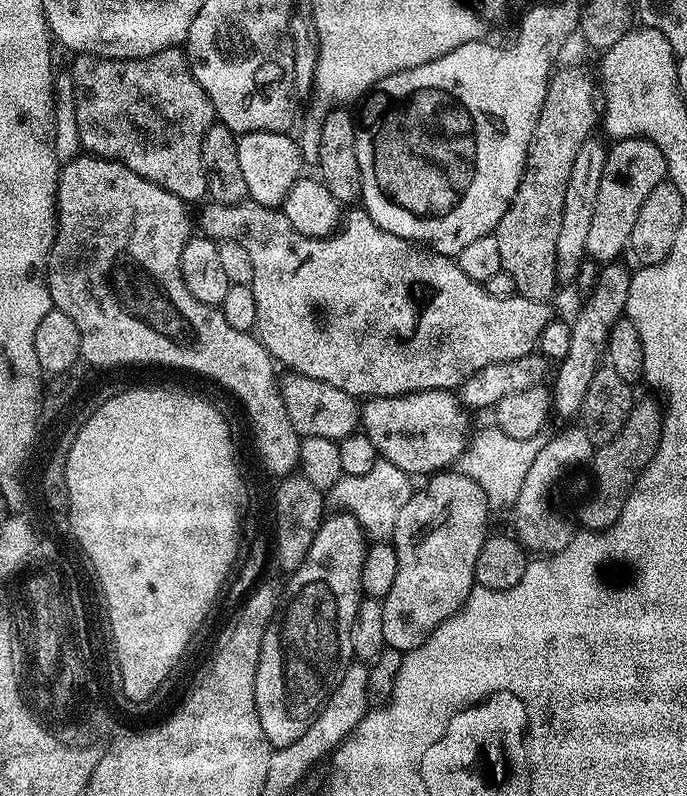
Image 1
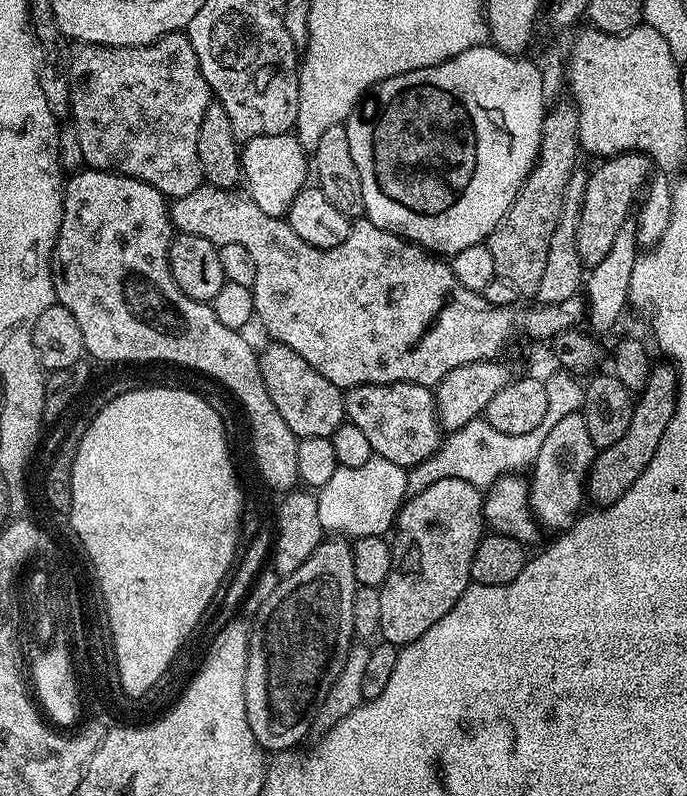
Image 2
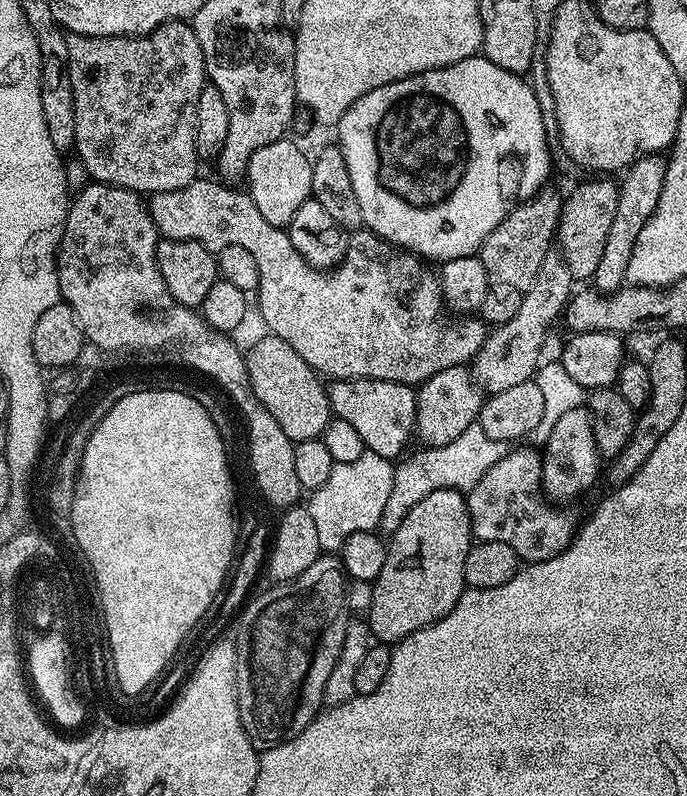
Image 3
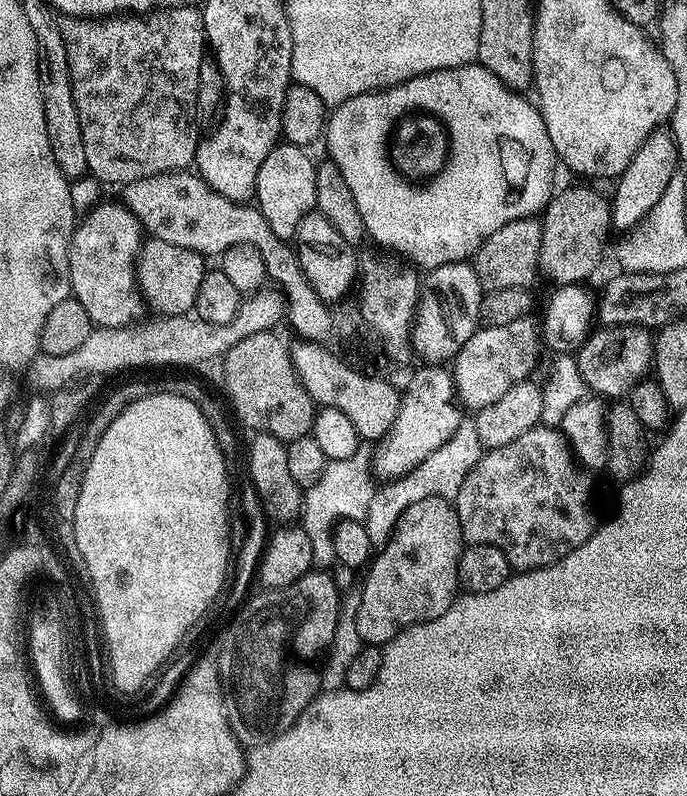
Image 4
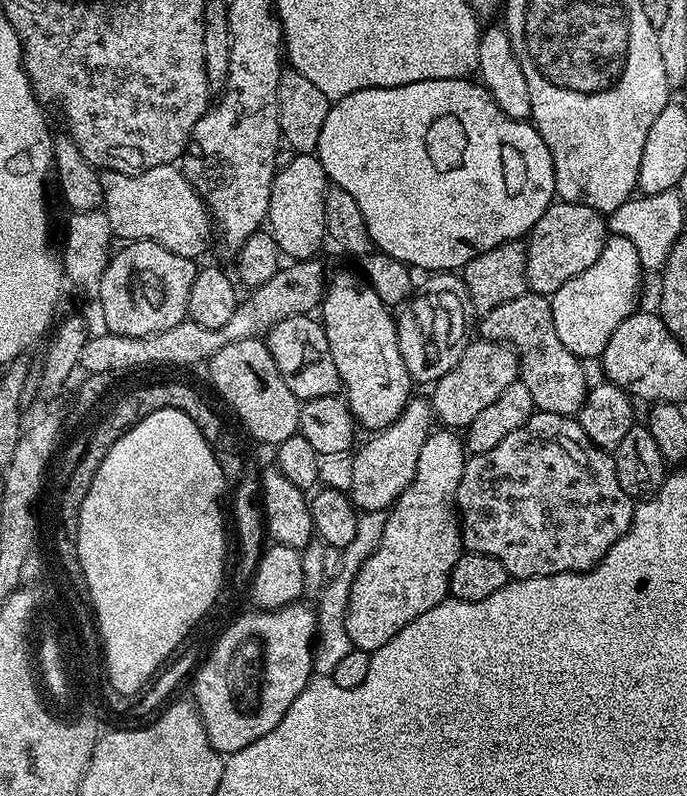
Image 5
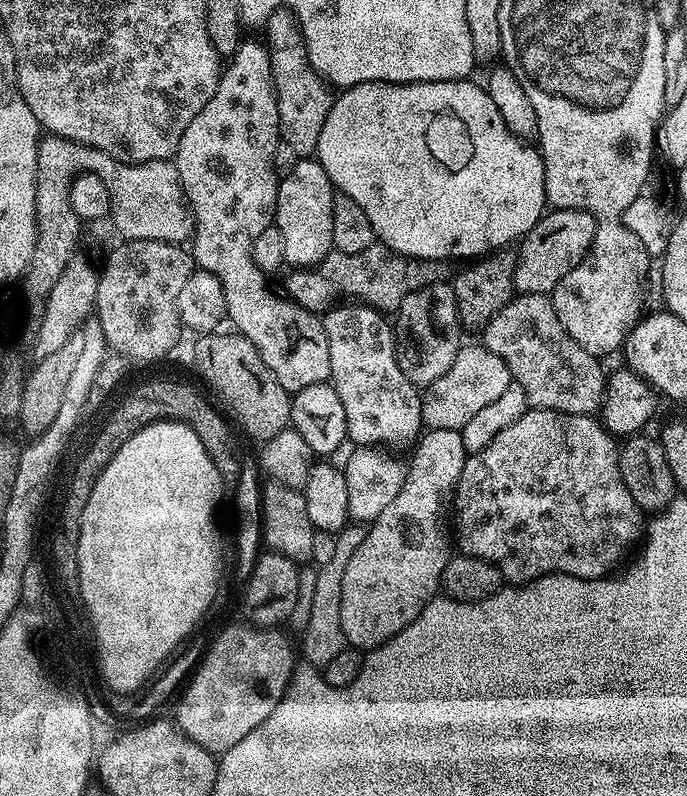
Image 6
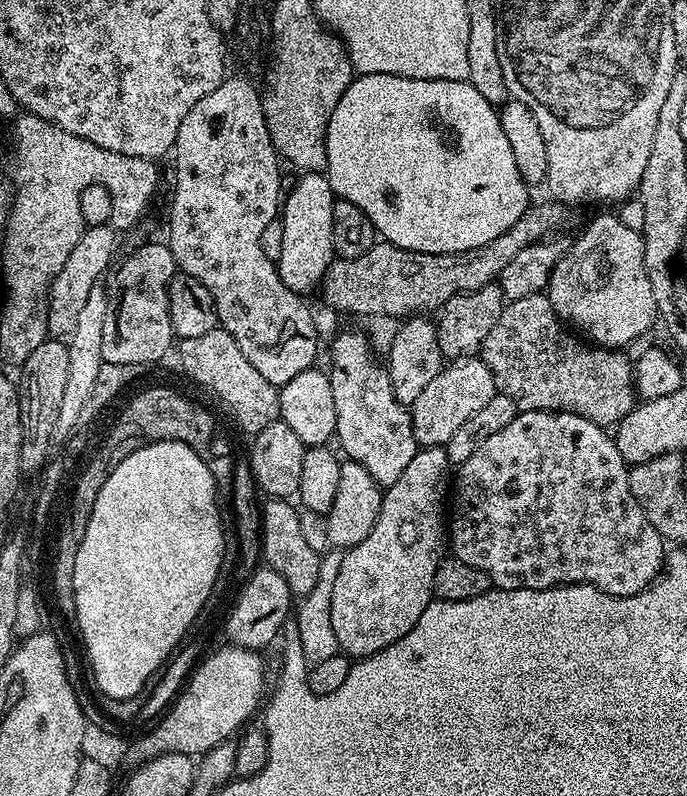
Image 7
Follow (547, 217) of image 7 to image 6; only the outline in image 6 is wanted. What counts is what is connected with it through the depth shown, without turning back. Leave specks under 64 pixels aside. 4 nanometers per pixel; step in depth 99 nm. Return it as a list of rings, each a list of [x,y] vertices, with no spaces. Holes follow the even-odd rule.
[[[374,242],[358,254],[331,251],[315,268],[289,271],[283,291],[289,300],[300,304],[308,312],[323,314],[341,302],[359,302],[377,312],[392,314],[400,307],[400,299],[414,290],[441,283],[445,265],[439,260],[419,260],[403,256],[379,242]]]

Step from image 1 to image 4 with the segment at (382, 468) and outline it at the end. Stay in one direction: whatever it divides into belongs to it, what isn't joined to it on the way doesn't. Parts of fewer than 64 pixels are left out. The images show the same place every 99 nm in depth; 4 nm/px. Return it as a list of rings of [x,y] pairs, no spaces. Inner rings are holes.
[[[361,441],[358,450],[350,458],[330,460],[323,468],[318,482],[305,489],[301,508],[300,526],[310,541],[312,564],[315,569],[331,569],[336,561],[332,530],[342,519],[363,521],[370,506],[376,486],[371,470],[372,453],[375,445],[371,441]]]

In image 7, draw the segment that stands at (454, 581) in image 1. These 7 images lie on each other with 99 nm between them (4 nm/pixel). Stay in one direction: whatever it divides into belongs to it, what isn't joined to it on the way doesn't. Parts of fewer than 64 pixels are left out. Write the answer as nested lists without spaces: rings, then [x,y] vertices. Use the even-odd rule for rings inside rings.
[[[442,447],[420,448],[414,454],[414,458],[410,458],[409,464],[406,465],[406,471],[402,473],[402,478],[398,478],[398,482],[394,482],[394,486],[387,488],[381,495],[378,522],[374,522],[374,530],[370,530],[370,534],[366,534],[366,538],[362,538],[362,542],[358,542],[358,546],[344,552],[342,566],[338,566],[338,579],[334,582],[334,595],[330,602],[330,623],[334,626],[334,638],[338,638],[338,646],[343,655],[349,658],[363,658],[374,654],[378,650],[398,642],[398,638],[402,638],[402,634],[410,631],[414,626],[414,622],[418,622],[418,618],[422,618],[422,610],[426,610],[426,606],[434,599],[432,594],[434,574],[446,552],[446,497],[449,492],[450,465],[448,463],[448,450],[447,447]]]

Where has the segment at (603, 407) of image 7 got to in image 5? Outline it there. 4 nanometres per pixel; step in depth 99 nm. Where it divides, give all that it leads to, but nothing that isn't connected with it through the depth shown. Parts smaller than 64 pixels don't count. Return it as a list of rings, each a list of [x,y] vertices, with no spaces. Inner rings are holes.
[[[531,290],[523,292],[510,302],[494,306],[494,310],[479,317],[479,335],[486,340],[507,342],[514,349],[520,362],[519,380],[530,389],[536,408],[541,412],[563,412],[579,409],[585,395],[584,368],[581,357],[570,354],[566,346],[558,342],[554,334],[552,302],[547,296],[540,296]],[[556,352],[556,356],[554,355]],[[576,395],[576,396],[572,396]]]

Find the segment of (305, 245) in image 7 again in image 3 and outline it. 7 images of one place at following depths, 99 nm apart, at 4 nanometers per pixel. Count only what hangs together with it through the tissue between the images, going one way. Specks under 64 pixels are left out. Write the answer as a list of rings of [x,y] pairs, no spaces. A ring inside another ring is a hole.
[[[292,138],[270,142],[270,146],[254,150],[248,163],[247,180],[246,191],[251,196],[254,206],[258,206],[262,218],[266,218],[270,226],[287,229],[298,206],[302,206],[302,202],[311,197],[312,160],[292,141]]]

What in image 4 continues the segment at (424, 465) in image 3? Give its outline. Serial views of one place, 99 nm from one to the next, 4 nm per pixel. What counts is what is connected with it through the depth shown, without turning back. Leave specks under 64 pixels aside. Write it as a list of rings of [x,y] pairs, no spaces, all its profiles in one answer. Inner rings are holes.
[[[464,418],[461,419],[454,438],[450,438],[446,446],[438,446],[438,450],[434,450],[434,454],[430,454],[426,462],[414,466],[414,470],[410,470],[402,478],[381,483],[370,498],[369,509],[366,510],[362,521],[373,549],[379,550],[387,544],[398,518],[402,518],[402,514],[410,510],[414,502],[420,502],[427,496],[440,496],[449,502],[455,501],[458,490],[462,490],[462,482],[466,482],[466,474],[474,470],[481,455],[482,445],[478,438],[476,421],[472,418]]]

